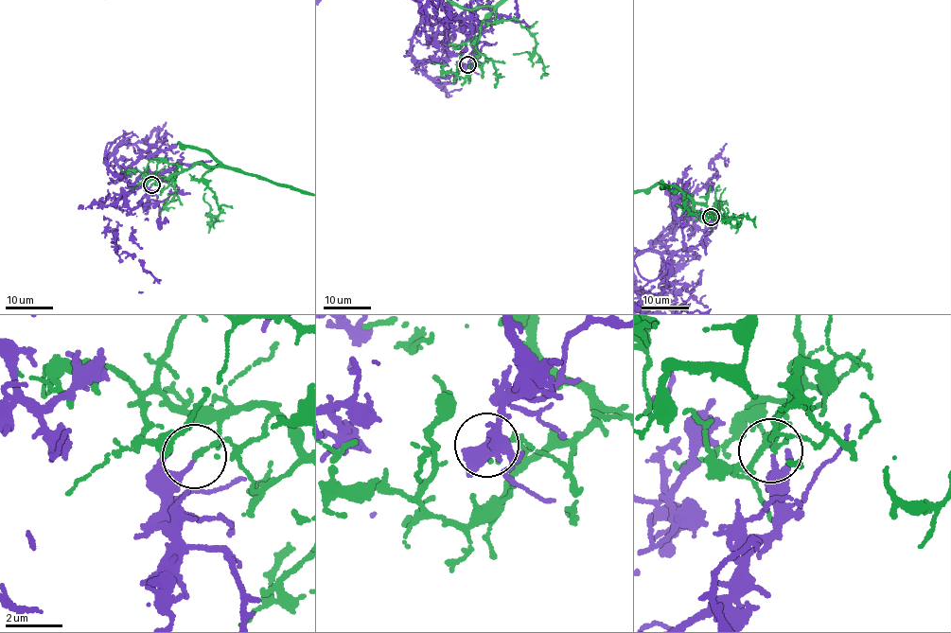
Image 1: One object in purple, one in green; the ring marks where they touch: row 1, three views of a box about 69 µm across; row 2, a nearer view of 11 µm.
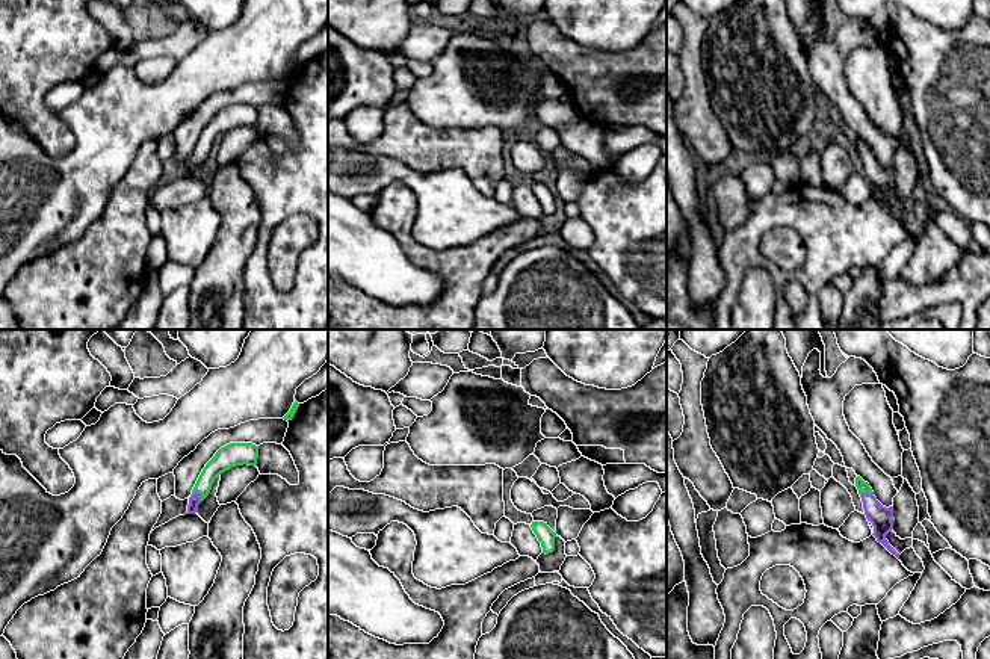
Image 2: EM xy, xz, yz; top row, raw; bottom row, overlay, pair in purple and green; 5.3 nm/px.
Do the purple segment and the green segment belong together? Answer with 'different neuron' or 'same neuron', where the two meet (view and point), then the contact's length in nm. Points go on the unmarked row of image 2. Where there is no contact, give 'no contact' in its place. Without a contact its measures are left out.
different neuron | xy (195, 154) | 80 nm

